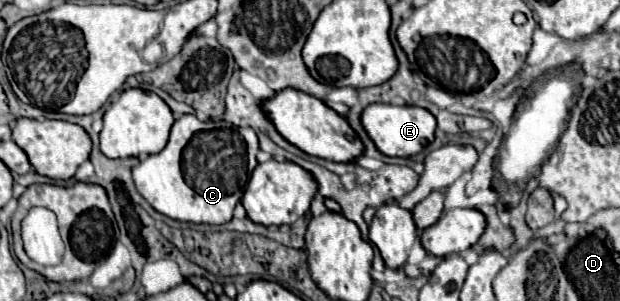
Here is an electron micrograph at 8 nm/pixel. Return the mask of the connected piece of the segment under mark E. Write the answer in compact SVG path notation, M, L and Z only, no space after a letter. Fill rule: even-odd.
M371 104L363 110L361 116L363 128L375 142L375 146L387 156L415 156L435 138L435 116L419 106L393 106L393 104Z

